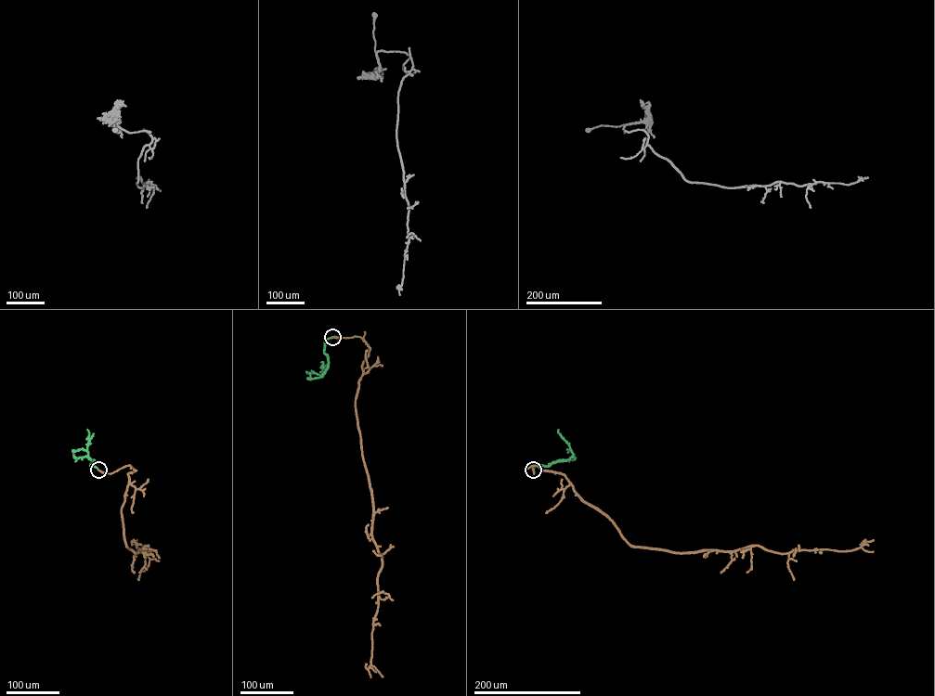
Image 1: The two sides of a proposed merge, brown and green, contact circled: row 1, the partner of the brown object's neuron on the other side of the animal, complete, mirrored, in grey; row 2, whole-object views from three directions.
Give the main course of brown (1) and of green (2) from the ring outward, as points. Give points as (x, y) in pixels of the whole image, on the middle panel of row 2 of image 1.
1: (332, 337), (359, 336), (370, 348), (362, 365), (355, 410), (371, 496), (371, 536), (382, 557)
2: (332, 337), (324, 341), (328, 367), (322, 377), (321, 362)

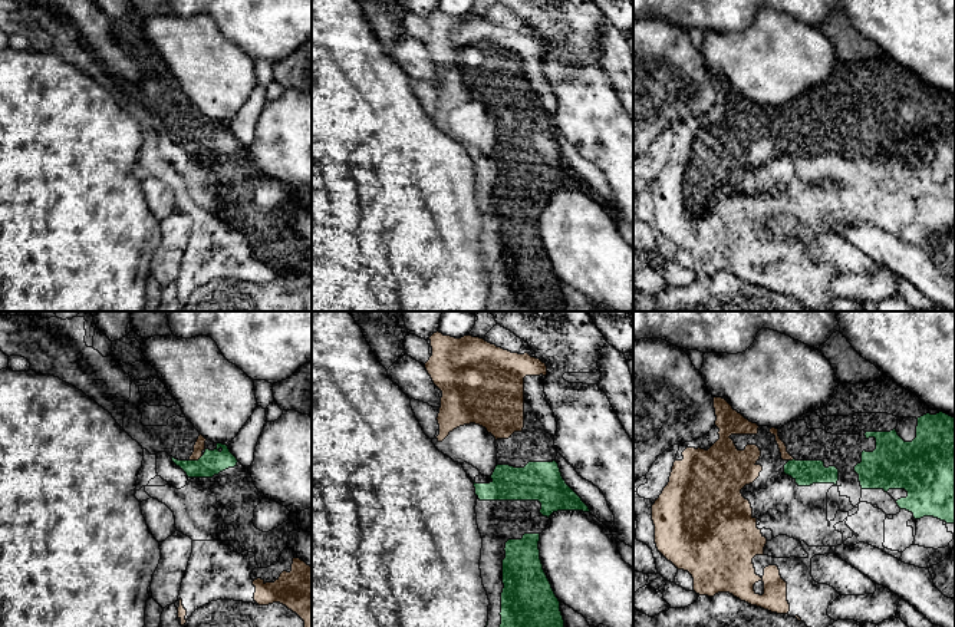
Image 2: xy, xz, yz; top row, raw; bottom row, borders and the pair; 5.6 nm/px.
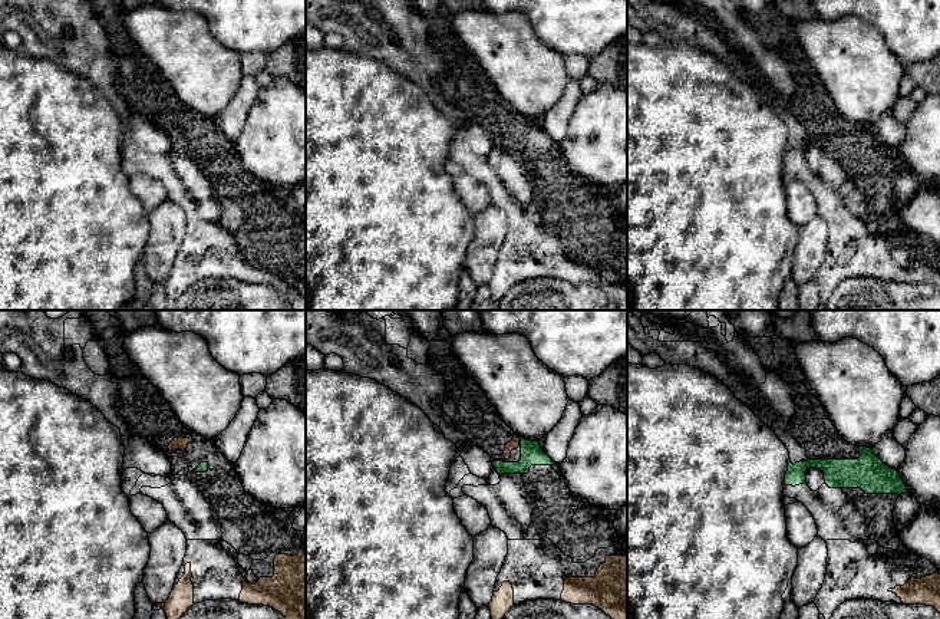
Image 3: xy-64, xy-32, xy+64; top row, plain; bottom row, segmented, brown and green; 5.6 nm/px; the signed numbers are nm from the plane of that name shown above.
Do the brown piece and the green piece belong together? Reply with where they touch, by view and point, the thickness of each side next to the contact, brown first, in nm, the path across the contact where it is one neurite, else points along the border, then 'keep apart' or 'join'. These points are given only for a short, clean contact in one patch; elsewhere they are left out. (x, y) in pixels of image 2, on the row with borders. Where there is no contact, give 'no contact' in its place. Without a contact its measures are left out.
xy (196, 459) | 60/140 nm | across xy (200, 445), (196, 459), (213, 462) | join

